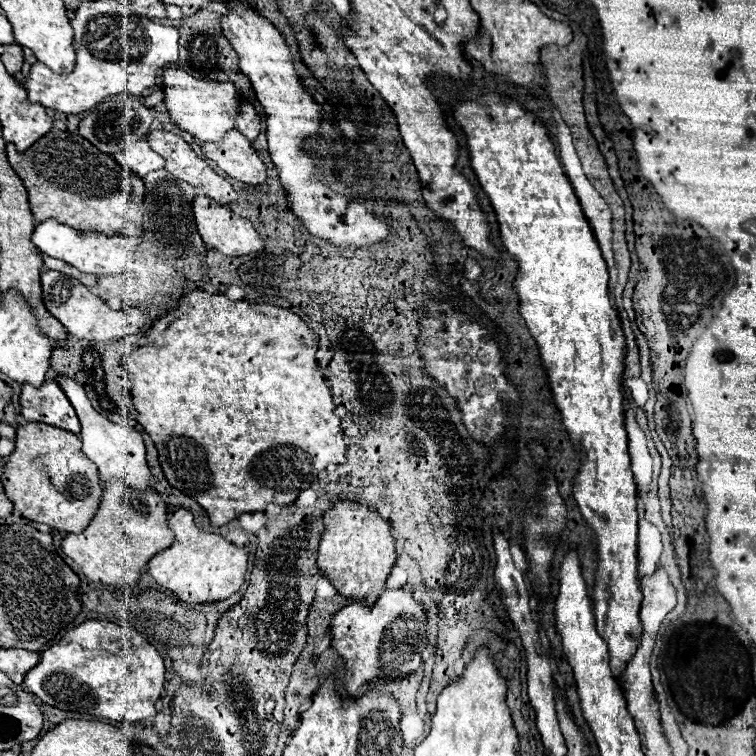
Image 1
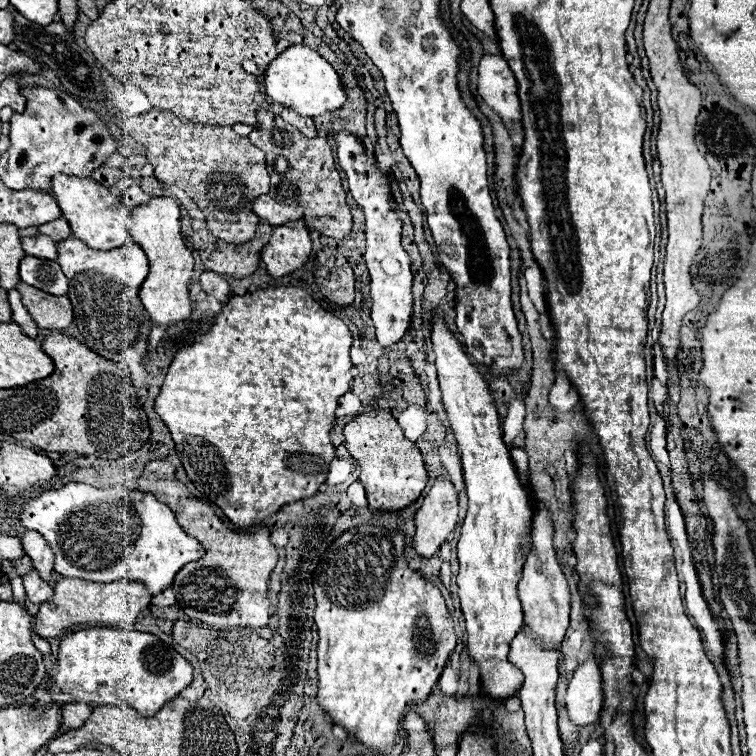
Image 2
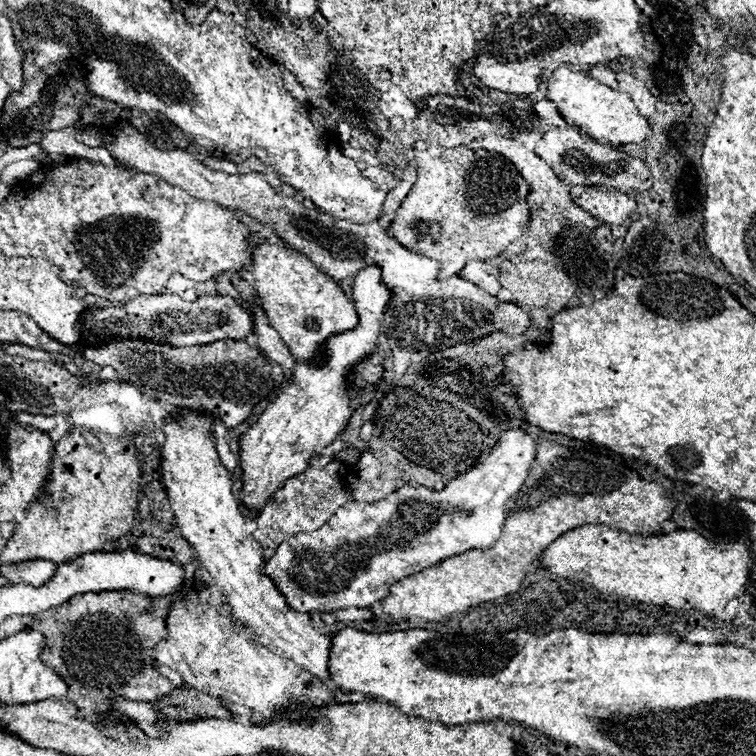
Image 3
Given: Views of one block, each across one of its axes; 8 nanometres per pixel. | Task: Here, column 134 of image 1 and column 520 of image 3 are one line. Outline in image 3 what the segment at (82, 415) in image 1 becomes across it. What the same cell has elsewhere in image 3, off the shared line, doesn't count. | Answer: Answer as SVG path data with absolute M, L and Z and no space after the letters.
M506 430L498 444L466 474L448 482L444 490L428 490L424 486L400 486L378 502L348 502L336 510L330 520L314 530L300 532L278 546L274 556L266 560L264 574L276 584L286 598L286 604L296 612L334 612L342 608L370 608L374 602L388 596L390 586L404 576L420 572L448 556L462 554L474 548L486 548L498 540L506 520L506 502L516 494L536 458L536 446L524 430Z

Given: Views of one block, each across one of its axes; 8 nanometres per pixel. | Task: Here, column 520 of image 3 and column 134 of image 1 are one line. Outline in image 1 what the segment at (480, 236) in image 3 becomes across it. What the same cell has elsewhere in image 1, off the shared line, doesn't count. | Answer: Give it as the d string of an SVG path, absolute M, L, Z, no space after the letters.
M50 130L22 154L14 144L6 144L6 156L26 186L34 220L58 220L76 230L98 230L112 236L142 234L144 180L120 168L112 156L102 154L82 136Z

